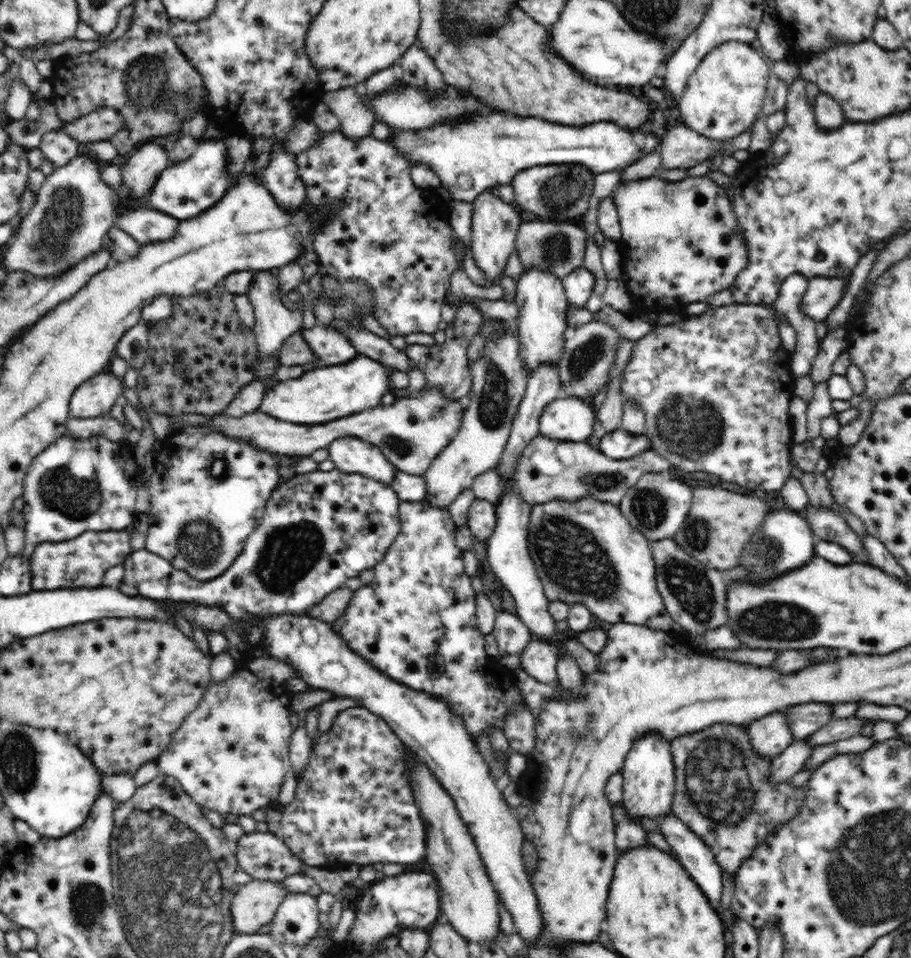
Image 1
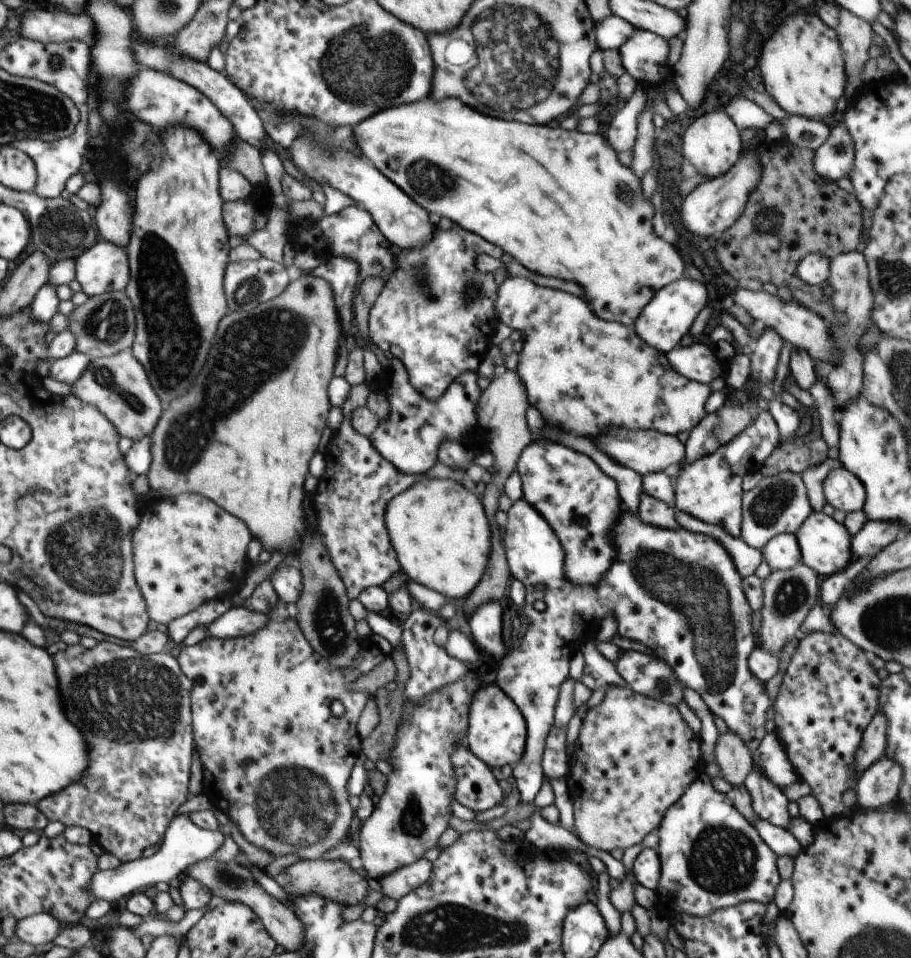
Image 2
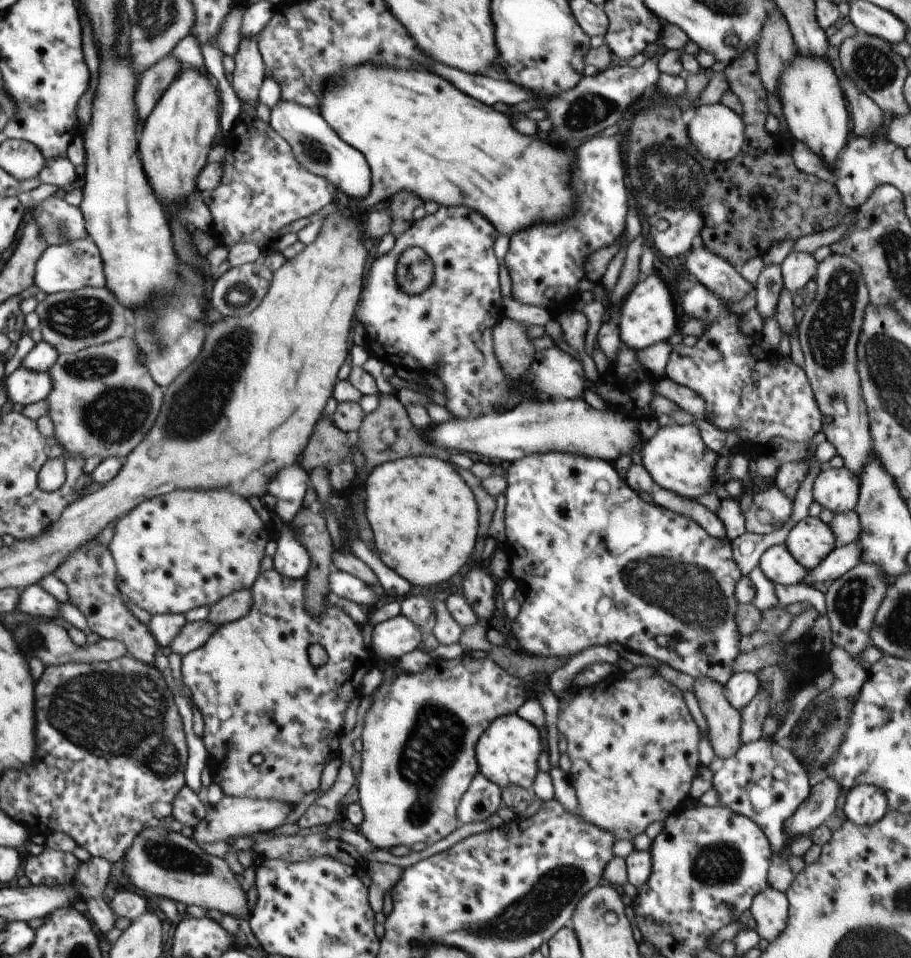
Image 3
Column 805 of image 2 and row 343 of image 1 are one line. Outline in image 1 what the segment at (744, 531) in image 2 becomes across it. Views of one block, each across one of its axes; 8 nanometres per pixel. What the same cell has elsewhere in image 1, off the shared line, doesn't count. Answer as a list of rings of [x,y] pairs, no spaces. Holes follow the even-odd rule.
[[[516,320],[512,322],[504,322],[506,326],[501,330],[499,335],[490,339],[481,350],[483,355],[470,364],[471,367],[471,387],[468,395],[468,401],[463,416],[461,428],[458,430],[457,436],[448,443],[443,452],[432,462],[430,468],[423,475],[426,485],[426,498],[432,506],[438,508],[446,508],[456,500],[456,498],[472,486],[474,478],[484,474],[485,471],[496,469],[500,458],[504,452],[510,438],[510,430],[512,428],[512,420],[518,412],[518,406],[526,394],[528,371],[524,367],[522,361],[522,351],[520,351],[520,335],[518,335],[518,327]]]

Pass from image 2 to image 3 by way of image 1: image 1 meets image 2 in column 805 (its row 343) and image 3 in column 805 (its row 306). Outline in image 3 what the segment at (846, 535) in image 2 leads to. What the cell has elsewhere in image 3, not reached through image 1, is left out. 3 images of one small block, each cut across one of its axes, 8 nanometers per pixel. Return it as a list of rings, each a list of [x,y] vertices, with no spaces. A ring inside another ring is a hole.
[[[807,517],[791,528],[784,544],[808,571],[815,569],[836,546],[833,530],[820,517]]]

